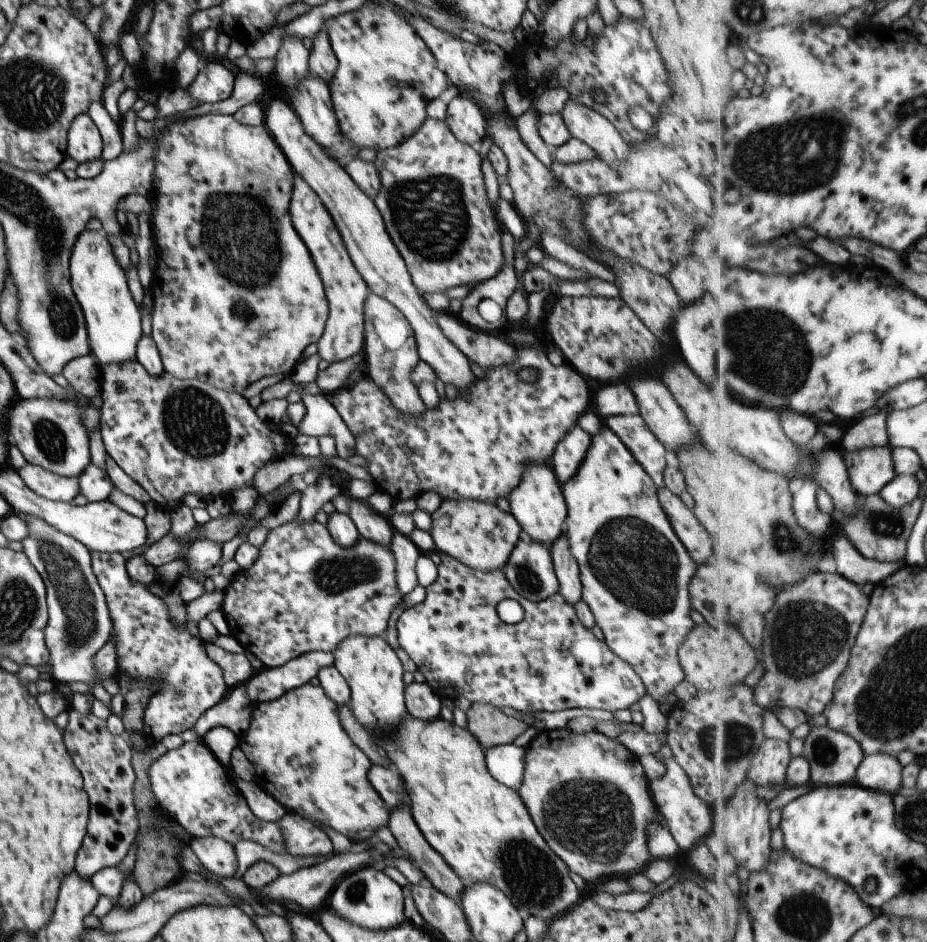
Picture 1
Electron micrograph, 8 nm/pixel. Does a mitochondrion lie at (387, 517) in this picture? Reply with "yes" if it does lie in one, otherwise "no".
no

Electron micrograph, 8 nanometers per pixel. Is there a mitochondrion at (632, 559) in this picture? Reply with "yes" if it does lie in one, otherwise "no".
yes

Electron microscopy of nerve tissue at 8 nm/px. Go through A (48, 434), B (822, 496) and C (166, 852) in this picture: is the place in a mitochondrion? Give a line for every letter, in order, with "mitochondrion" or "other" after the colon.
A: mitochondrion
B: other
C: mitochondrion

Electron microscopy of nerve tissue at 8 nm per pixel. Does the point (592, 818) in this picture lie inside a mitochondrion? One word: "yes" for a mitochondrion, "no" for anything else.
yes

